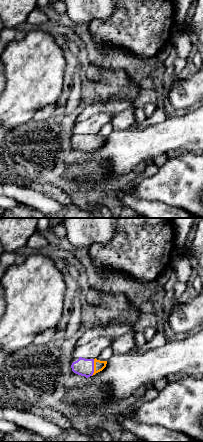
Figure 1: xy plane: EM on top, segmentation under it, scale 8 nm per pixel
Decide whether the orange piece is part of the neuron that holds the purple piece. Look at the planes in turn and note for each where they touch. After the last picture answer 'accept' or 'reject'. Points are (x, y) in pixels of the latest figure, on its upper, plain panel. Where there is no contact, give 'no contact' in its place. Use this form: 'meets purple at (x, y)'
meets purple at (93, 143)

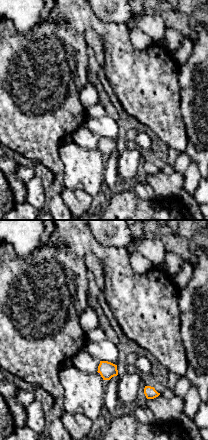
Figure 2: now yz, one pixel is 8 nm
no contact

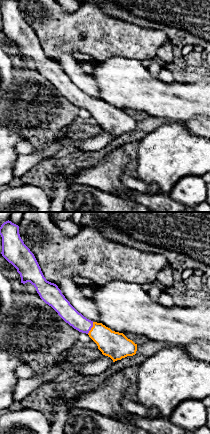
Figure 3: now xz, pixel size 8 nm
meets purple at (90, 104)

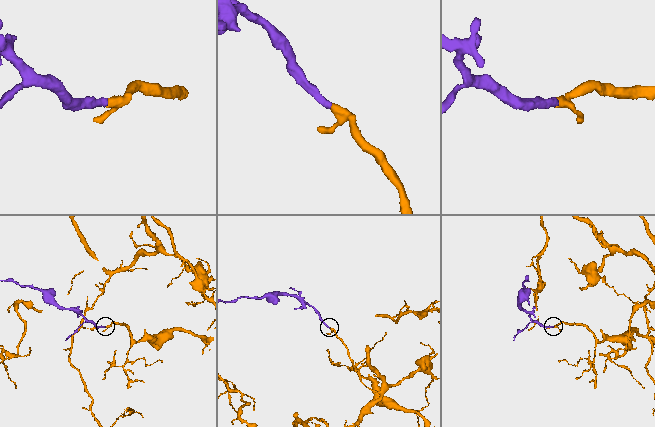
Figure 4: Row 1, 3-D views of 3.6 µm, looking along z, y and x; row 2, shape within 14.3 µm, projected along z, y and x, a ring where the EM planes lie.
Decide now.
accept

